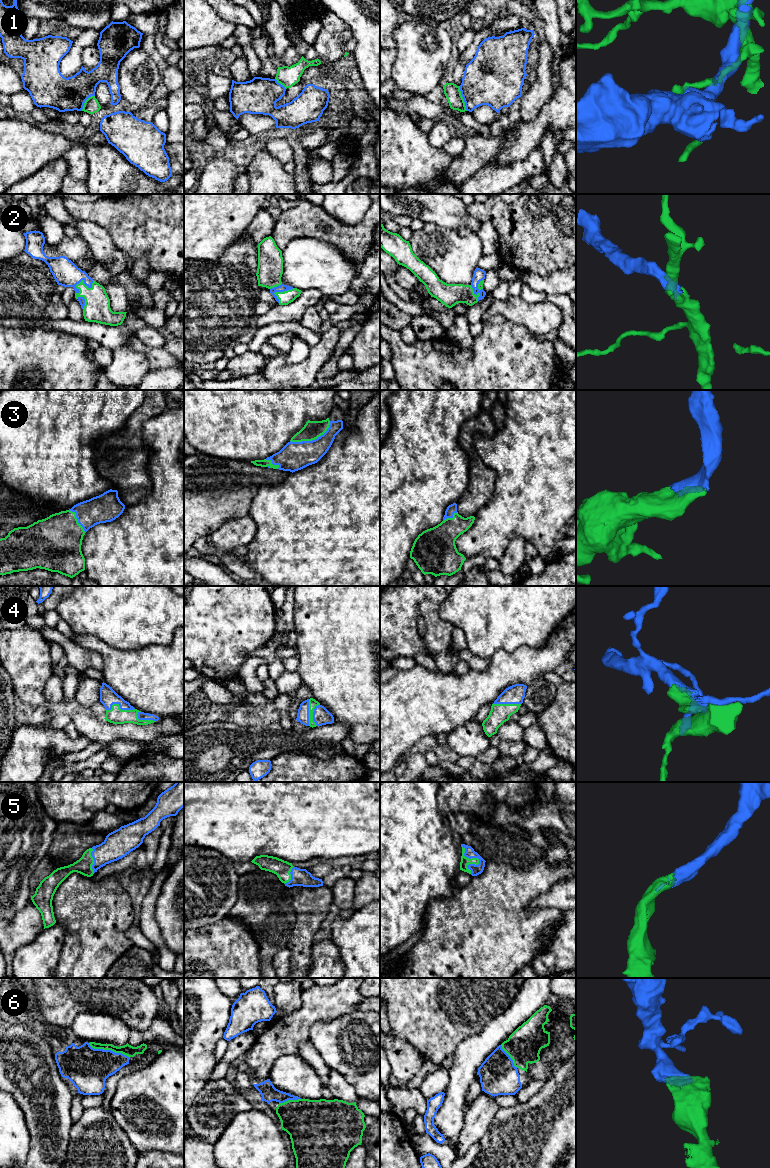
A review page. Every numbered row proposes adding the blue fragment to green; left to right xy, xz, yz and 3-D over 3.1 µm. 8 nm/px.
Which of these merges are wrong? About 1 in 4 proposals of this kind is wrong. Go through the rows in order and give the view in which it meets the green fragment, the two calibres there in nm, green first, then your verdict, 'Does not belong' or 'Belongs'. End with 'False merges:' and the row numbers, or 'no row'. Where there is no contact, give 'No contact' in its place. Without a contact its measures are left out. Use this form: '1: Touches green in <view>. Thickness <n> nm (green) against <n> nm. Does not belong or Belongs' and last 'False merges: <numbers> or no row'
1: Touches green in yz. Thickness 130 nm (green) against 400 nm. Does not belong
2: Touches green in yz. Thickness 180 nm (green) against 90 nm. Belongs
3: Touches green in xz. Thickness 150 nm (green) against 240 nm. Belongs
4: Touches green in xy. Thickness 130 nm (green) against 140 nm. Belongs
5: Touches green in yz. Thickness 70 nm (green) against 80 nm. Belongs
6: Touches green in xy. Thickness 90 nm (green) against 340 nm. Belongs
False merges: 1

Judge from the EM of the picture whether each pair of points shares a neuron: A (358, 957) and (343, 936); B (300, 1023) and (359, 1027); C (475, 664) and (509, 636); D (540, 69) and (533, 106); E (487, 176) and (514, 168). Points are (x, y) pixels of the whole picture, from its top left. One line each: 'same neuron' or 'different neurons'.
A: same neuron
B: different neurons
C: different neurons
D: same neuron
E: same neuron

